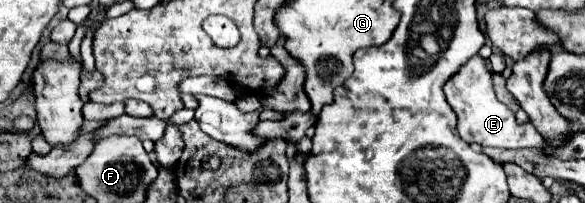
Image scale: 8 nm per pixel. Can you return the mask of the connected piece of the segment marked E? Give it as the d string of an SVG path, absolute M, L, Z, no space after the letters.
M479 54L473 56L449 82L445 84L445 96L457 114L457 132L465 142L477 142L481 146L499 146L499 148L531 148L543 146L543 136L533 128L533 124L517 124L515 114L497 100L491 80L491 70L485 64L485 58Z

